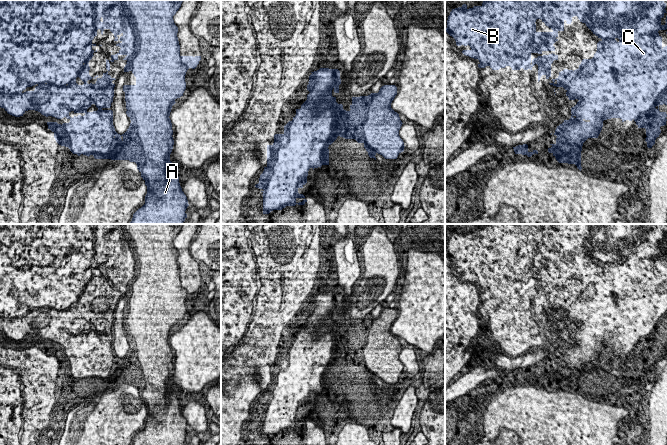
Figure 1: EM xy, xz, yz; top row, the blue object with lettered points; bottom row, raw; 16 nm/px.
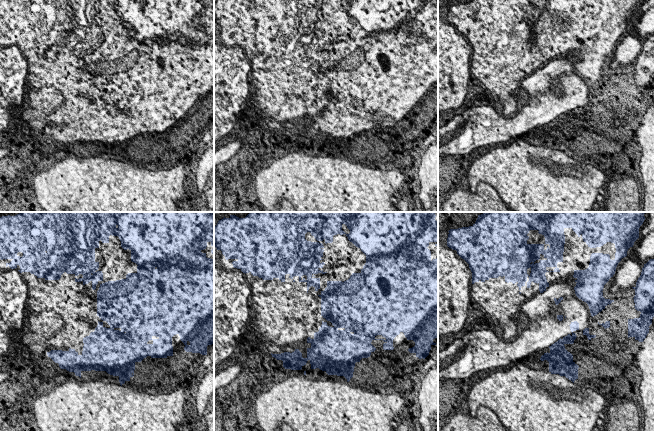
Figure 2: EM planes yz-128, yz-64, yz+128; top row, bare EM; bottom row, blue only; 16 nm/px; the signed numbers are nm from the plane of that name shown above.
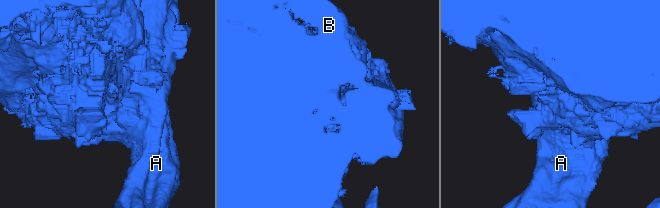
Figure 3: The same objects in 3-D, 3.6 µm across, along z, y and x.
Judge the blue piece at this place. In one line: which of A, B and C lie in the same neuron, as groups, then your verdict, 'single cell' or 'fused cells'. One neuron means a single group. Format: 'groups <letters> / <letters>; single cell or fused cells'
groups A / B C; fused cells

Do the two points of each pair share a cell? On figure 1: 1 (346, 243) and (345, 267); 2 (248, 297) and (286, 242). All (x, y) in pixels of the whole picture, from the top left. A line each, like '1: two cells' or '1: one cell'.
1: one cell
2: one cell

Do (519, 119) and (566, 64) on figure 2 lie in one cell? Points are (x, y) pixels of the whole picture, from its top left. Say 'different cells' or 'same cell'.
same cell

